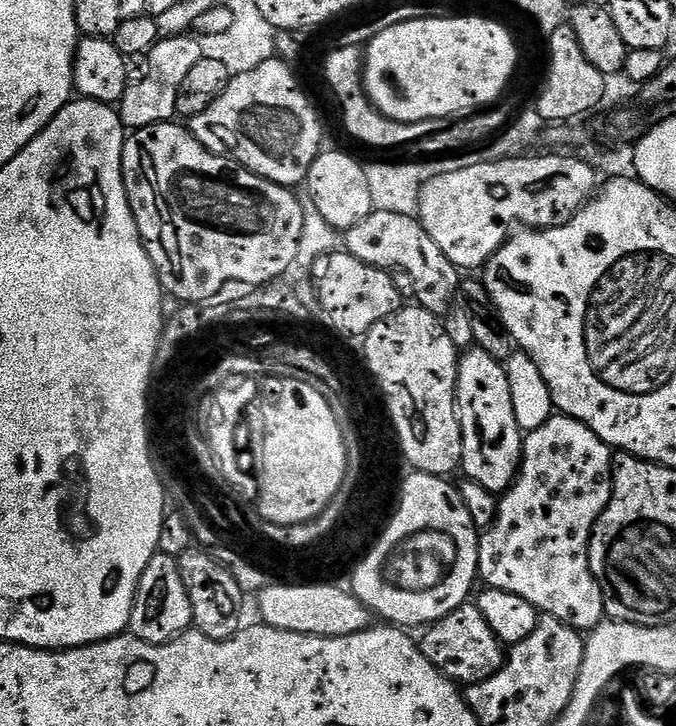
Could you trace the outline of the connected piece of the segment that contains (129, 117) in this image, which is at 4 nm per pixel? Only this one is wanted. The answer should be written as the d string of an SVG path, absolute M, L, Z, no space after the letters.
M195 35L168 36L156 41L146 57L148 69L140 81L129 83L120 99L118 111L125 129L135 130L151 124L166 124L176 116L178 106L178 86L186 78L186 73L203 58L202 46Z

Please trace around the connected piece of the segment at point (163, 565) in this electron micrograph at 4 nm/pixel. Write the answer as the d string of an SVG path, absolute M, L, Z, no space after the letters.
M152 556L138 582L132 603L130 632L147 644L168 644L193 627L190 594L186 594L186 586L182 586L182 574L176 562L177 557L174 556Z

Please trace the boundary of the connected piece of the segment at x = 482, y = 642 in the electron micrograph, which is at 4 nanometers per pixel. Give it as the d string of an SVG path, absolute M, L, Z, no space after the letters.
M474 602L458 606L441 620L423 629L424 637L419 637L420 653L428 659L440 673L460 686L486 682L486 678L494 678L498 670L502 670L506 659L505 645L490 630L486 618L482 618L482 610Z

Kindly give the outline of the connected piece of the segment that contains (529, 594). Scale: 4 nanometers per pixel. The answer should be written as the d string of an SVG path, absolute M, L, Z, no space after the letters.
M563 414L552 415L545 424L538 426L538 430L527 433L524 437L524 455L520 458L520 473L516 475L516 480L512 483L511 488L499 497L495 522L489 528L483 529L480 536L479 579L489 588L510 590L510 594L518 594L518 598L526 598L526 602L530 602L530 606L534 606L541 614L558 618L558 622L562 622L566 626L577 630L597 628L605 619L604 595L600 589L600 584L590 570L588 547L590 546L594 526L598 522L602 510L606 510L606 506L612 497L613 459L613 449L609 448L606 442L602 442L602 438L598 438L598 434L594 434L594 430L590 430L590 426L586 426L582 422Z

